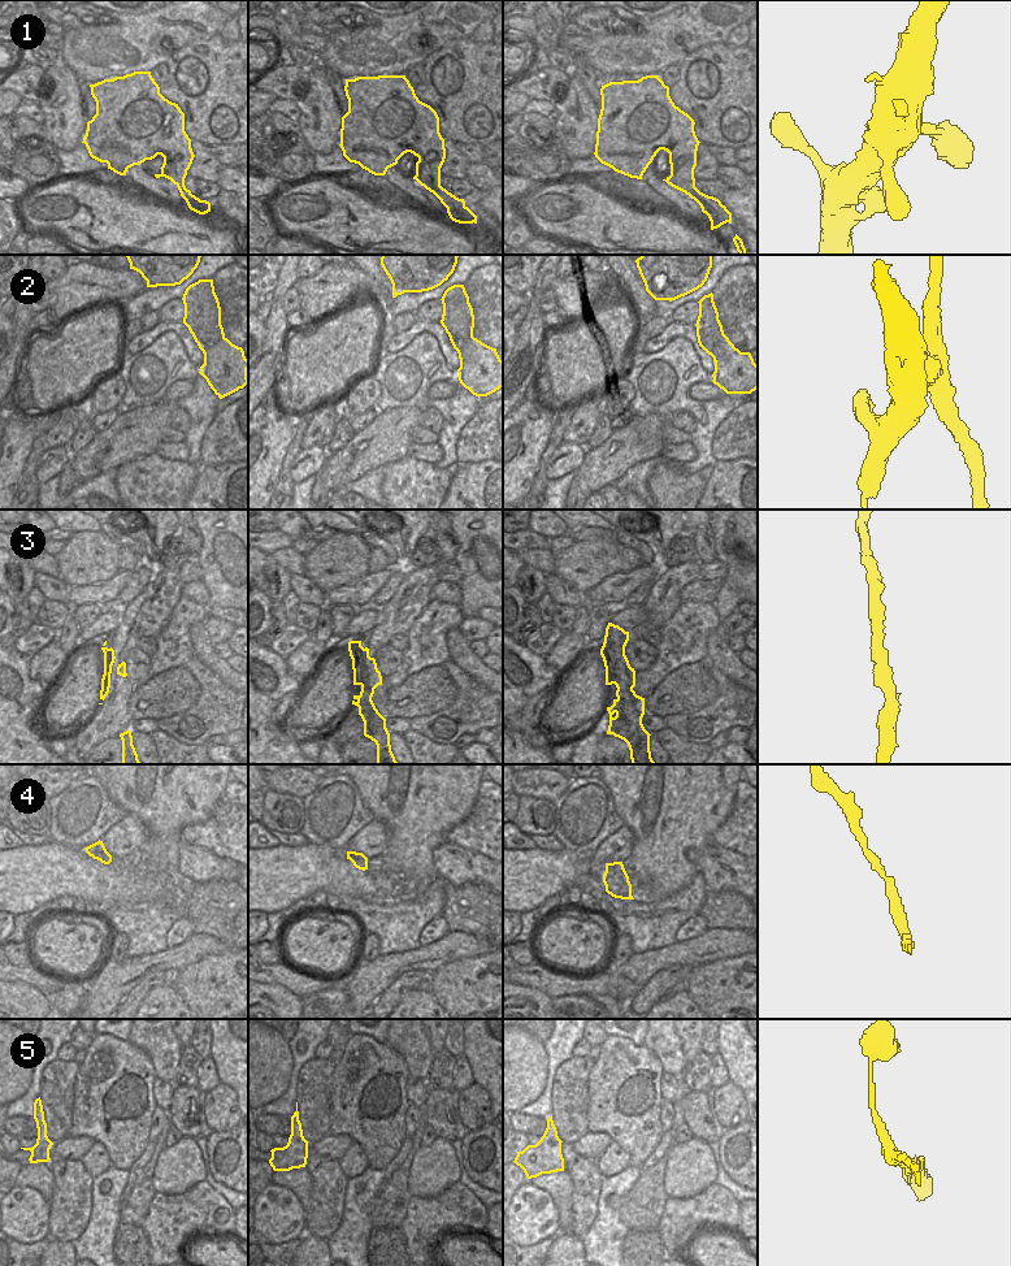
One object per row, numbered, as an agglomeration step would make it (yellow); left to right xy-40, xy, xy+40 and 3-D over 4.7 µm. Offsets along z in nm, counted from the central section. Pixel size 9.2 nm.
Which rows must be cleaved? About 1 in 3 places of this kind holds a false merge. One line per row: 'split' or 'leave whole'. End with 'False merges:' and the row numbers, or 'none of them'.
1: leave whole
2: split
3: leave whole
4: leave whole
5: leave whole
False merges: 2

